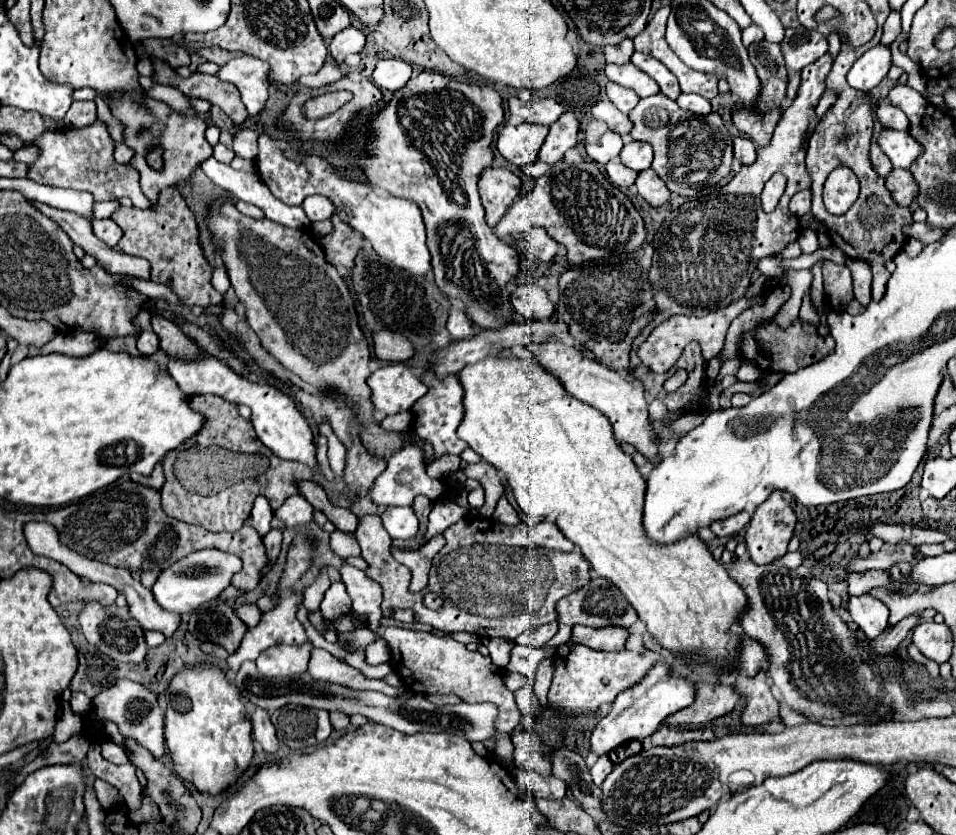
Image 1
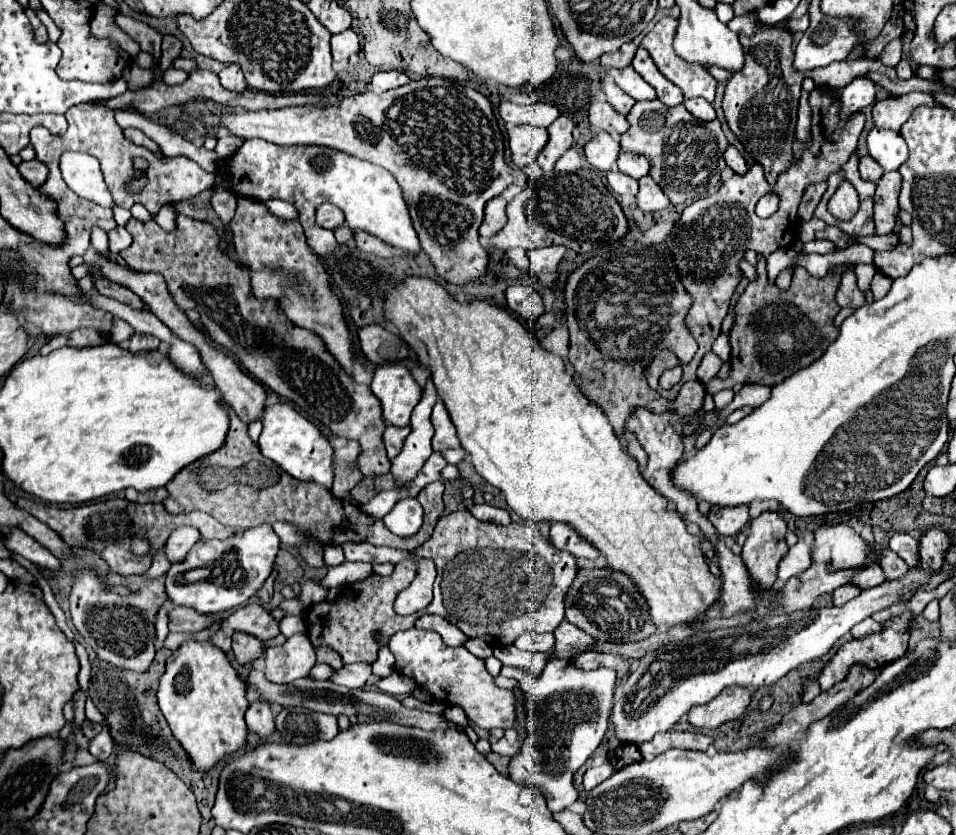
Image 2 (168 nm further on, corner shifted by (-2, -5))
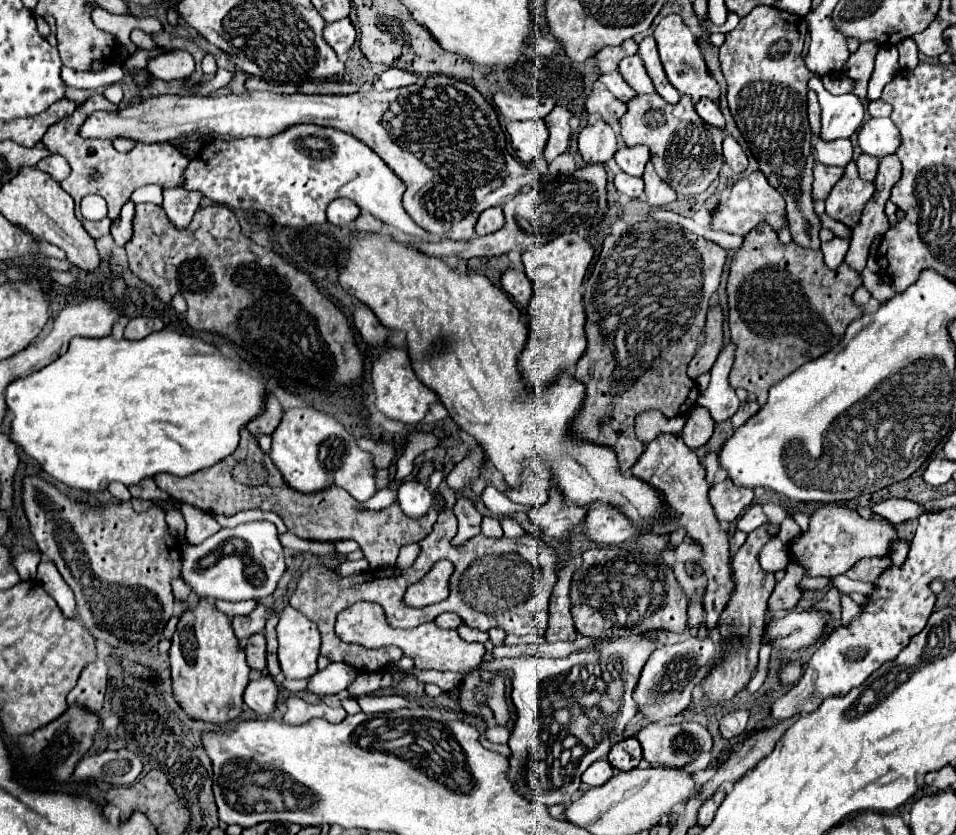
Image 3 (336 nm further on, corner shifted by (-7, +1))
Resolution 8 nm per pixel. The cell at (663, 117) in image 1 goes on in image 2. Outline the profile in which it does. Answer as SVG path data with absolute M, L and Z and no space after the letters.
M651 100L637 102L627 114L627 120L631 128L621 136L621 152L643 154L651 164L651 178L643 176L639 180L637 204L643 212L657 212L665 210L669 204L683 204L705 198L709 190L721 184L721 172L727 166L723 154L729 142L717 118L711 122L701 122L693 118L693 114L687 112L683 104L667 108L659 100Z

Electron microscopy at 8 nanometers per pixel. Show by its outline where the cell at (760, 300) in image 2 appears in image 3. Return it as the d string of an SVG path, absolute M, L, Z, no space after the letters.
M760 222L746 236L742 246L734 252L728 276L728 324L730 340L736 344L734 364L730 370L730 386L752 392L760 406L768 400L768 390L802 364L822 356L838 346L844 338L848 324L862 316L864 308L854 304L852 294L862 284L860 272L842 262L836 270L824 264L822 250L802 248L796 242L780 244L774 228L768 222Z

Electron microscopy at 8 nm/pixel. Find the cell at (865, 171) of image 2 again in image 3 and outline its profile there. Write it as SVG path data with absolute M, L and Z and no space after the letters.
M862 154L862 156L856 160L856 164L858 164L860 178L862 178L862 180L872 182L872 180L874 180L874 176L876 176L876 172L878 172L878 158L872 158L872 156Z

